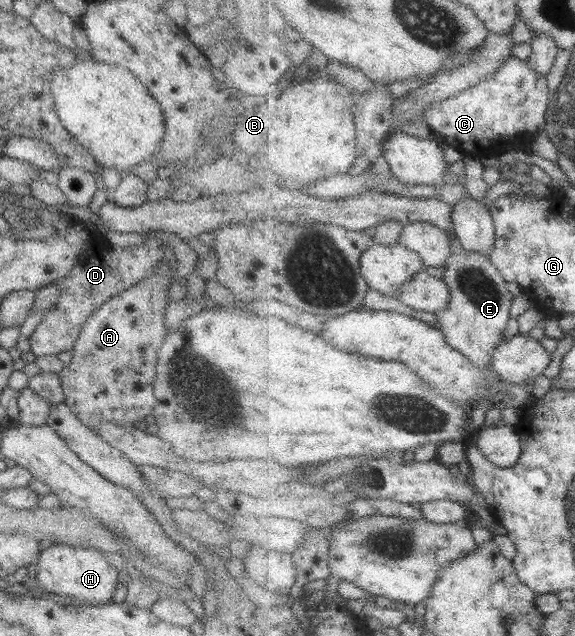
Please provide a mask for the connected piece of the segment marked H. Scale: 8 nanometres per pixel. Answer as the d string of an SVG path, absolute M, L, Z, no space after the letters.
M51 545L38 553L35 562L38 586L46 592L76 598L84 604L111 602L111 596L118 584L117 570L108 563L107 556L99 550L72 545Z

